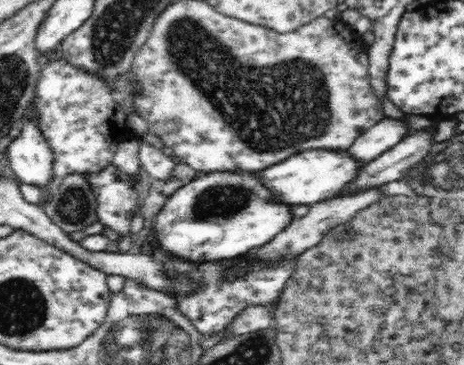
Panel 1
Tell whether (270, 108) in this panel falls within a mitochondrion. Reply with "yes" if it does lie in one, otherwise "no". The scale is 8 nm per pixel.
yes

